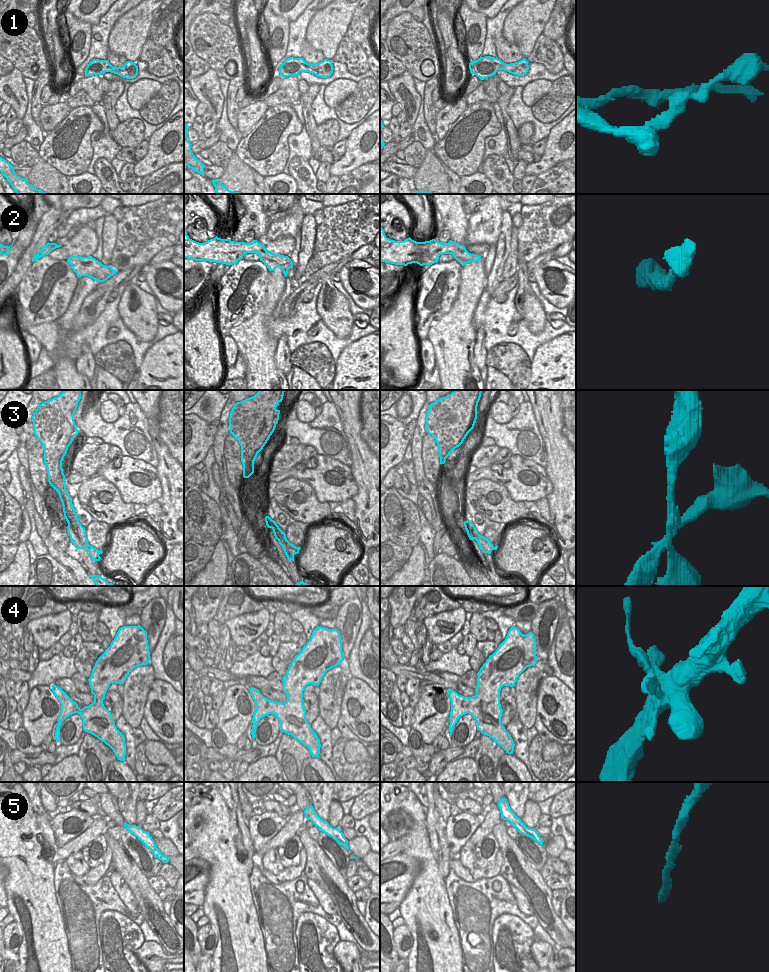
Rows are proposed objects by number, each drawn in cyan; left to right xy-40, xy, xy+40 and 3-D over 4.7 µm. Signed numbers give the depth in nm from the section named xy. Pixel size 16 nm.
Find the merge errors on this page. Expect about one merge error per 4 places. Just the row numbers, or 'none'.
3.

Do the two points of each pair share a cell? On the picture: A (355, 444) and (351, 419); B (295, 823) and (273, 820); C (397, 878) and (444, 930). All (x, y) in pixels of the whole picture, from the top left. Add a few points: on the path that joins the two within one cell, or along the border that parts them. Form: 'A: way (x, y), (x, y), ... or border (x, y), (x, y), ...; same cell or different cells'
A: way (354, 438), (352, 425); same cell
B: border (287, 818), (287, 822), (270, 839); different cells
C: border (421, 869), (400, 903); different cells

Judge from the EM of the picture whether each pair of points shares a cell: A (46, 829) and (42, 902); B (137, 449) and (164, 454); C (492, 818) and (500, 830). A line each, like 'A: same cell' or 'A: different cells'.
A: different cells
B: different cells
C: different cells

